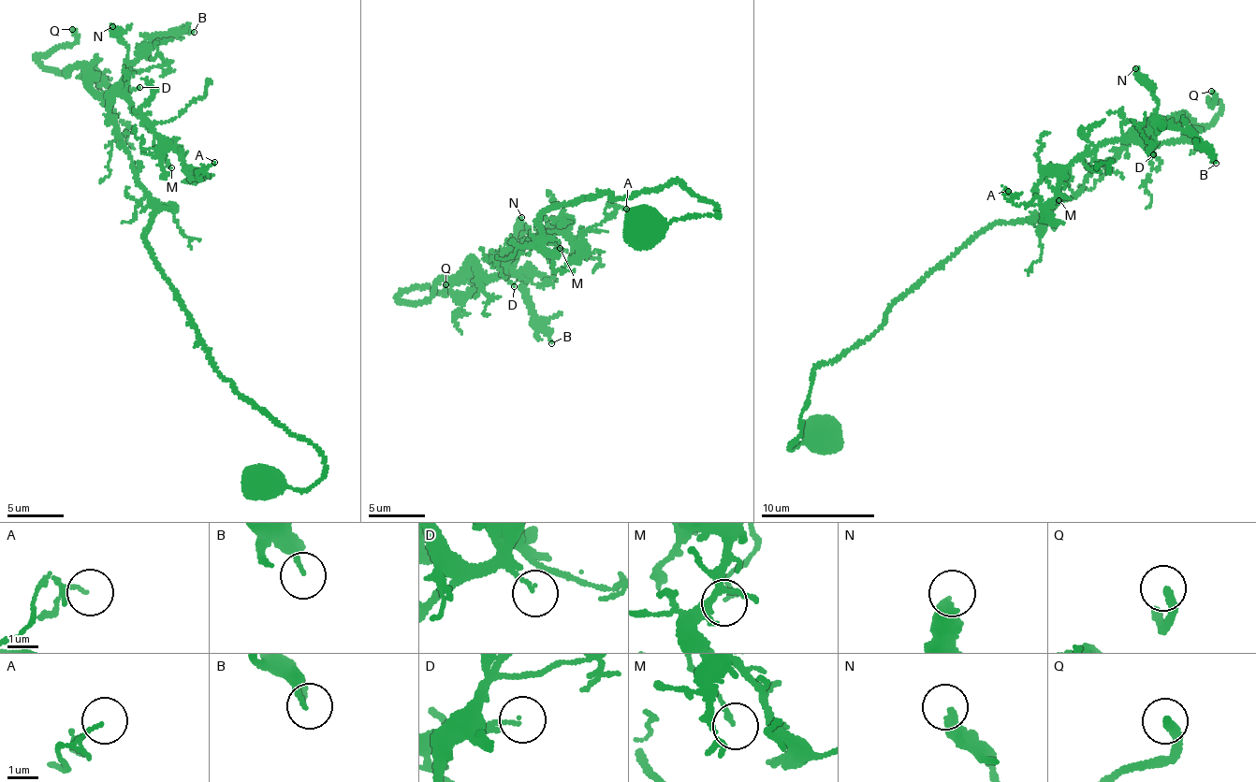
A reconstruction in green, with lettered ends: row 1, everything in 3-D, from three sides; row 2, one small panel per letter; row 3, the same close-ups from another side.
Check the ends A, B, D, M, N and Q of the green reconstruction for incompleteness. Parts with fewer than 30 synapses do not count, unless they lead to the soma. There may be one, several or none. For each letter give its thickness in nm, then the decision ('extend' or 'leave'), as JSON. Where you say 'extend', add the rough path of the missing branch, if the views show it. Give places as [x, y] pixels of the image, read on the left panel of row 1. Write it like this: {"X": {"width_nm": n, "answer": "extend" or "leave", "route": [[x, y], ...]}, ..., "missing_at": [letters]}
{"A": {"width_nm": 100, "answer": "leave"}, "B": {"width_nm": 190, "answer": "leave"}, "D": {"width_nm": 110, "answer": "leave"}, "M": {"width_nm": 150, "answer": "leave"}, "N": {"width_nm": 360, "answer": "leave"}, "Q": {"width_nm": 280, "answer": "extend"}, "missing_at": ["Q"]}

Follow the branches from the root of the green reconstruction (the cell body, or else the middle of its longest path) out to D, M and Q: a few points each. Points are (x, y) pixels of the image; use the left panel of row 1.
D: (269, 485), (305, 490), (323, 454), (220, 377), (162, 271), (145, 237), (156, 214), (109, 113), (139, 87)
M: (269, 485), (305, 490), (323, 454), (207, 355), (145, 237), (156, 214), (110, 117), (117, 95), (171, 167)
Q: (269, 485), (305, 490), (323, 454), (207, 355), (145, 237), (119, 90), (39, 59), (72, 29)

